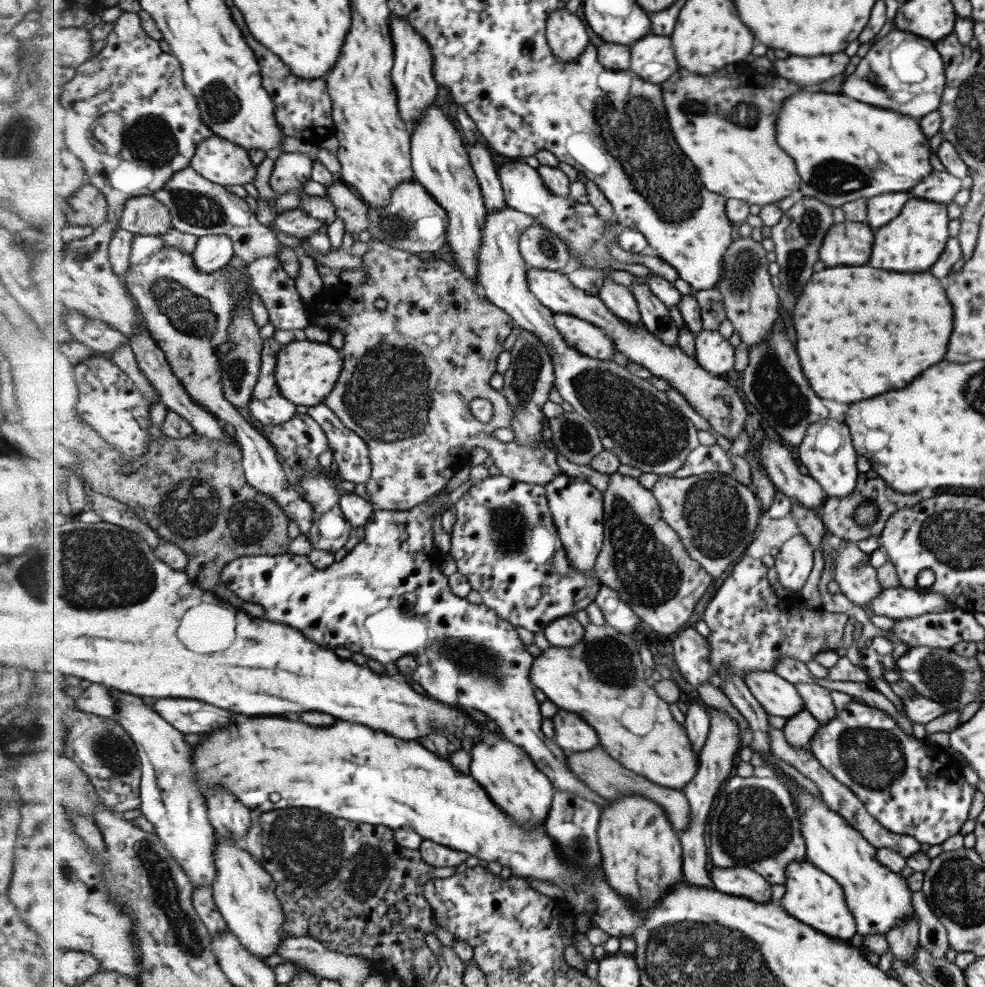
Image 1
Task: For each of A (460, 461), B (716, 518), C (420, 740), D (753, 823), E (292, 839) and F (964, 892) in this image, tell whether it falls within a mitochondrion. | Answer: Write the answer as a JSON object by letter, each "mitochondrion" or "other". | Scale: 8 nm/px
{"A":"other","B":"mitochondrion","C":"other","D":"mitochondrion","E":"mitochondrion","F":"mitochondrion"}

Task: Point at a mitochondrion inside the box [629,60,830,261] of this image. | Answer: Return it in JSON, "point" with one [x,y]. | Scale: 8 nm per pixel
{"point":[746,114]}

